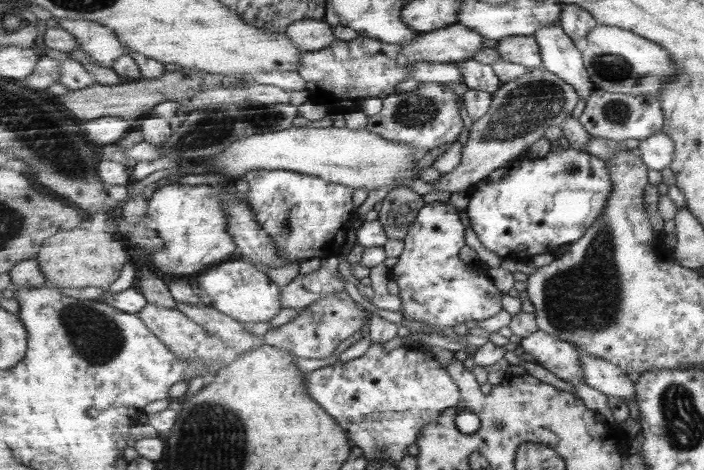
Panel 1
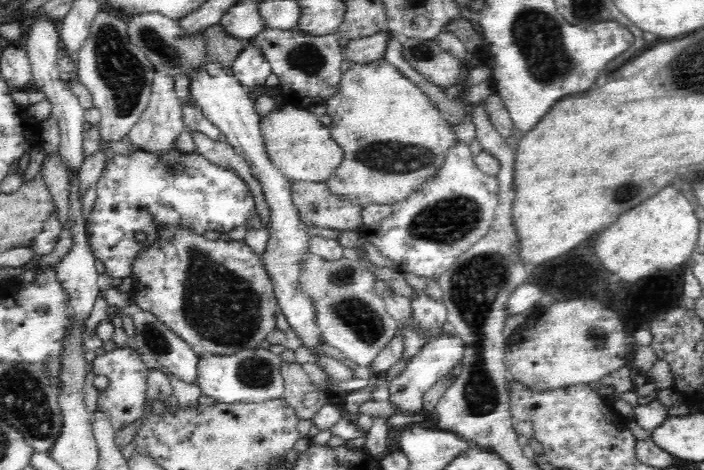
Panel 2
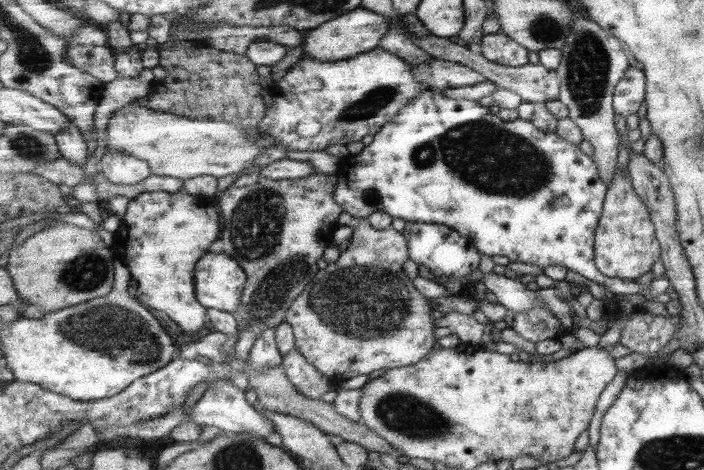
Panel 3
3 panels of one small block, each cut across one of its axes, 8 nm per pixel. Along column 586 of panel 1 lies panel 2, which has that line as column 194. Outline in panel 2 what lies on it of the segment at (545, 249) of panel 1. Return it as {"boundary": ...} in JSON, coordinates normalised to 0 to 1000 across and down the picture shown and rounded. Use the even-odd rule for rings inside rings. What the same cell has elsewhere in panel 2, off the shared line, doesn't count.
{"boundary":[[[193,315],[185,328],[159,328],[155,334],[142,379],[134,396],[138,409],[132,447],[125,460],[125,500],[128,523],[139,553],[145,553],[151,581],[161,591],[176,594],[186,587],[193,549],[227,511],[224,485],[236,489],[270,489],[288,502],[304,489],[318,498],[335,481],[349,479],[354,466],[364,460],[362,426],[354,396],[334,366],[310,353],[278,321],[263,326],[247,315],[239,321],[212,321]],[[207,496],[207,515],[195,515],[190,498]]]}

